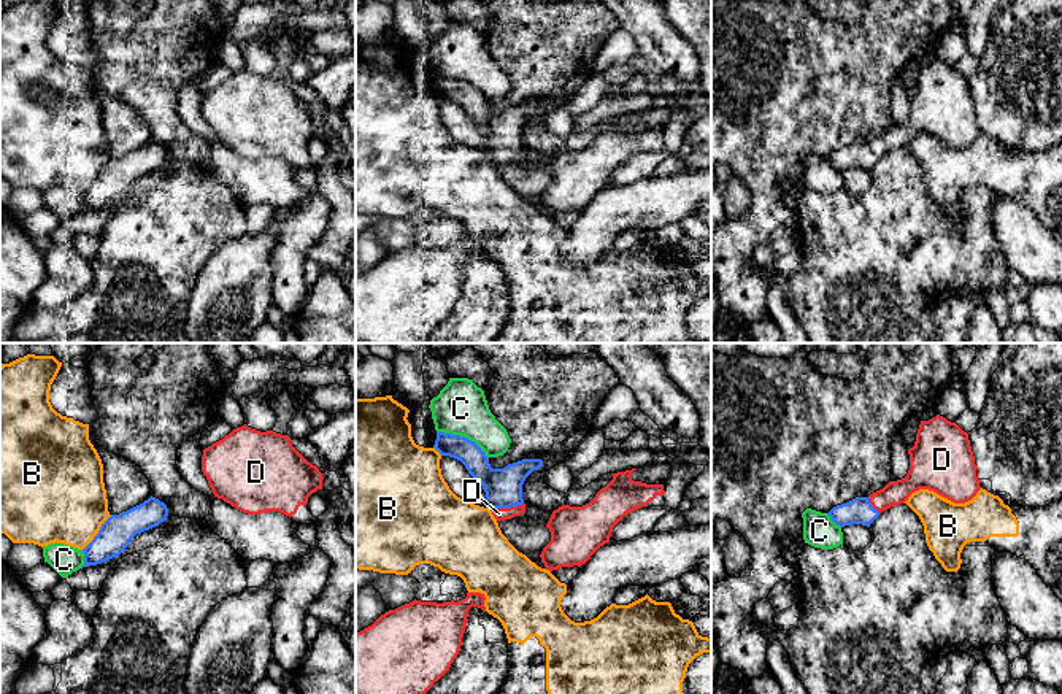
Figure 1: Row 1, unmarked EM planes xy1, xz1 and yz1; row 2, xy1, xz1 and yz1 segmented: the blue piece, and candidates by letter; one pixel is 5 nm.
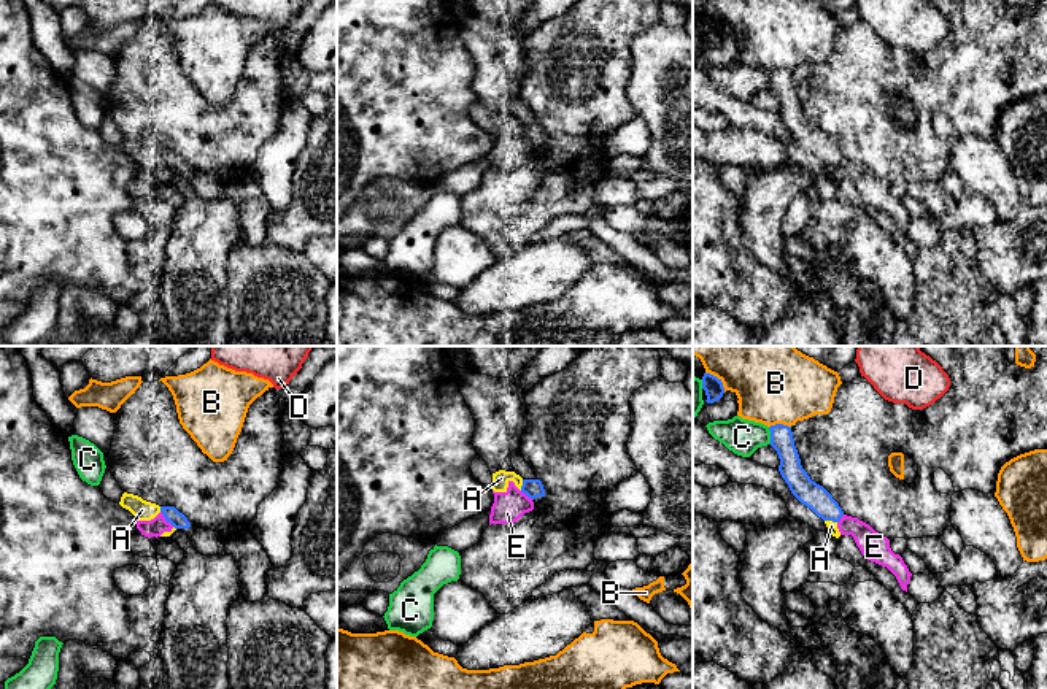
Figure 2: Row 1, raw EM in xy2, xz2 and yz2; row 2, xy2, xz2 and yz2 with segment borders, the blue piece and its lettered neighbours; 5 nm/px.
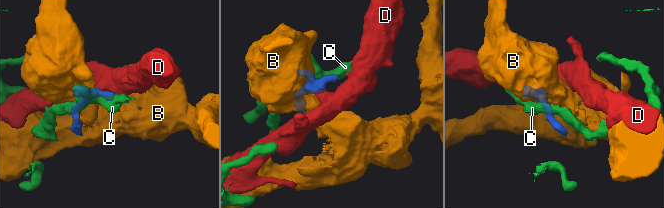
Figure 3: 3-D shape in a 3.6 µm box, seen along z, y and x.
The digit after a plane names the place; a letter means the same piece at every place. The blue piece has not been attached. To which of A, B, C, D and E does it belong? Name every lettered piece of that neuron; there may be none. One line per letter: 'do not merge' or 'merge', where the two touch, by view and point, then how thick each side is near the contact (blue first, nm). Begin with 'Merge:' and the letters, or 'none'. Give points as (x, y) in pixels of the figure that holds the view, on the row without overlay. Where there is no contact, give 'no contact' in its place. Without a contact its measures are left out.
Merge: D
A: do not merge; contact yz2 (831, 164); calibres 130 and 50 nm
B: do not merge; contact xy1 (99, 177); calibres 160 and 440 nm
C: do not merge; contact xz1 (464, 81); calibres 120 and 280 nm
D: merge; contact xz1 (507, 151); calibres 190 and 60 nm
E: do not merge; contact xy2 (166, 164); calibres 80 and 90 nm

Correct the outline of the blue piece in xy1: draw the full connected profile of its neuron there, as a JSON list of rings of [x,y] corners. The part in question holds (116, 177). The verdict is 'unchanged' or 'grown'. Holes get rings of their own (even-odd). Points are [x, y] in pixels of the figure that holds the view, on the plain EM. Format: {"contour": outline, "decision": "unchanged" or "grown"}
{"contour": [[[149,141],[119,159],[111,159],[94,184],[83,194],[83,211],[97,210],[119,200],[137,178],[159,170],[167,160],[167,149],[156,141]]], "decision": "unchanged"}

